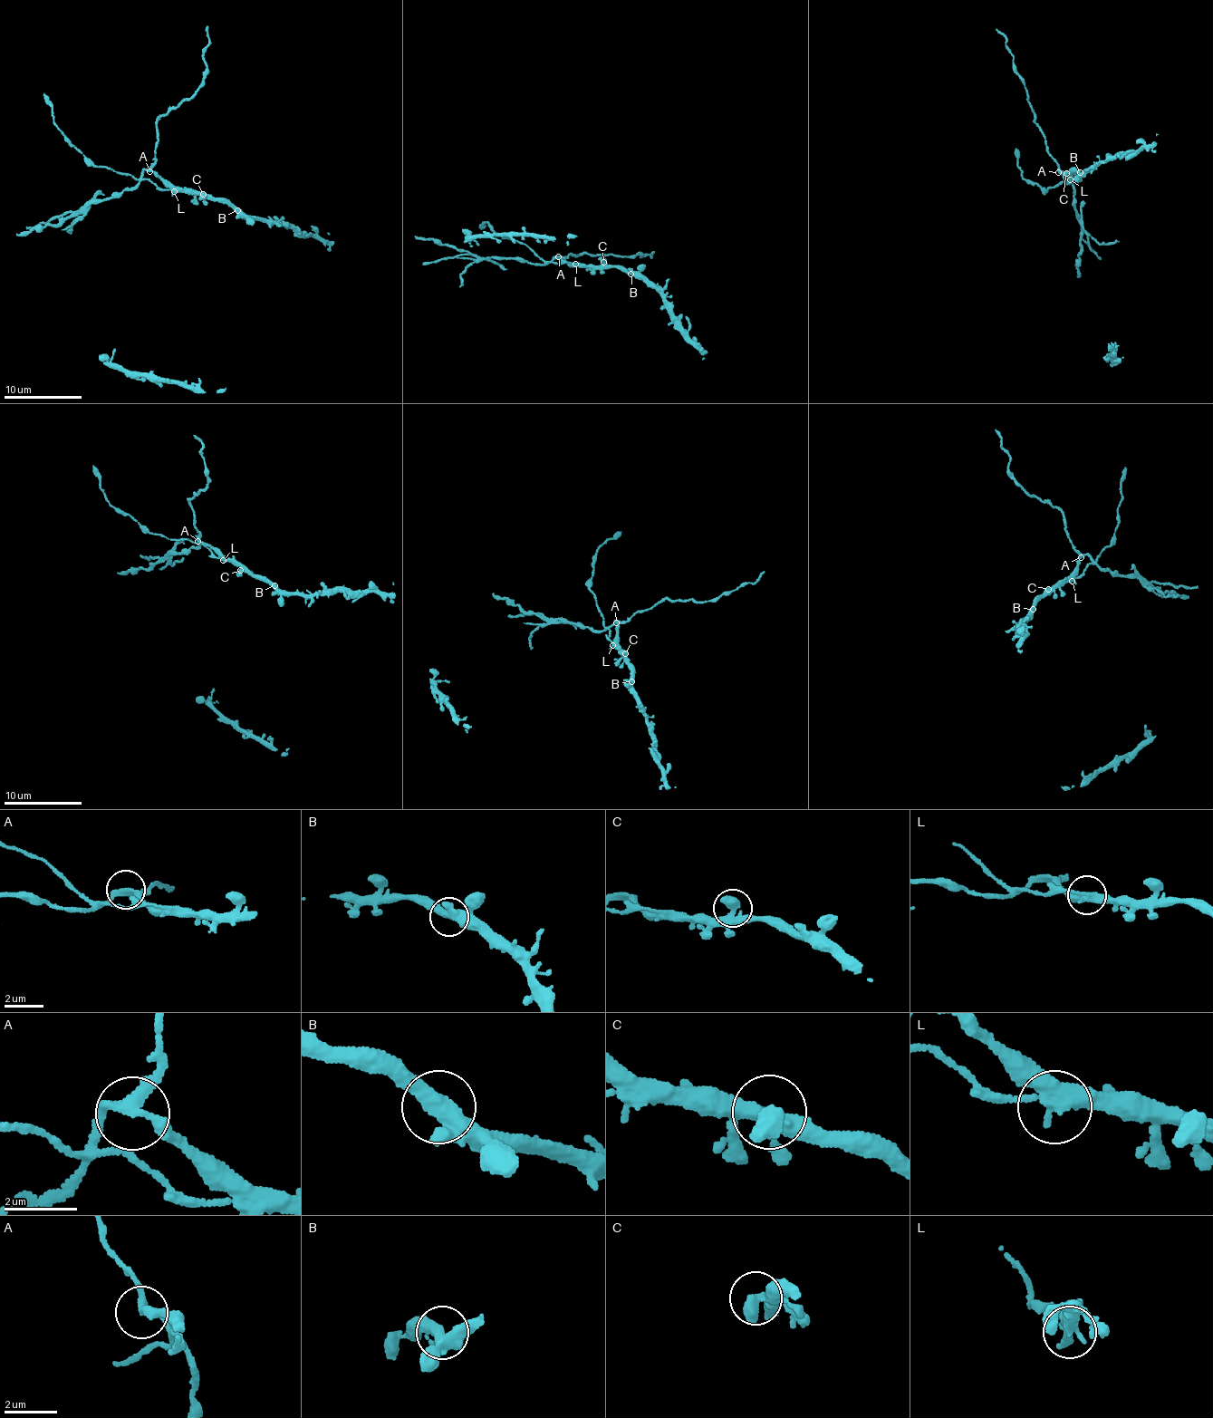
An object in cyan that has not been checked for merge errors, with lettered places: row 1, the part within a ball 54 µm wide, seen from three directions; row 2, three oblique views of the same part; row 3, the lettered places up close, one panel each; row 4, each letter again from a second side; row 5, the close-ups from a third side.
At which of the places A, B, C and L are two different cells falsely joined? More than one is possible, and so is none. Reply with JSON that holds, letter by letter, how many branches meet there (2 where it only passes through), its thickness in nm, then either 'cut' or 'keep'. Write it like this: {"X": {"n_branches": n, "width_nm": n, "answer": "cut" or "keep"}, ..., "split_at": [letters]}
{"A": {"n_branches": 3, "width_nm": 240, "answer": "cut"}, "B": {"n_branches": 3, "width_nm": 360, "answer": "keep"}, "C": {"n_branches": 3, "width_nm": 400, "answer": "keep"}, "L": {"n_branches": 3, "width_nm": 360, "answer": "cut"}, "split_at": ["A", "L"]}

